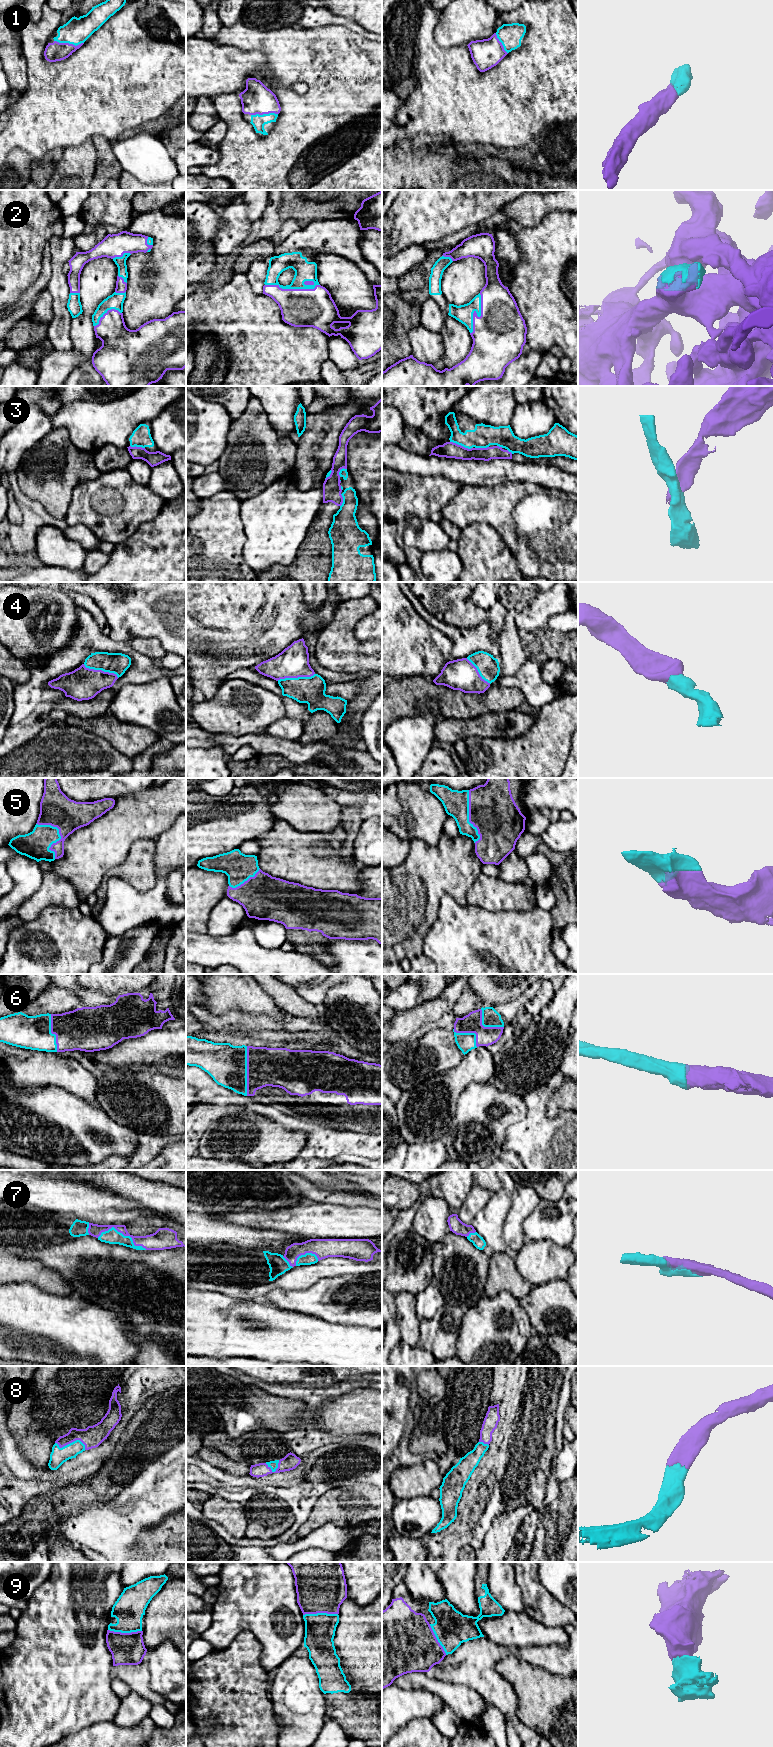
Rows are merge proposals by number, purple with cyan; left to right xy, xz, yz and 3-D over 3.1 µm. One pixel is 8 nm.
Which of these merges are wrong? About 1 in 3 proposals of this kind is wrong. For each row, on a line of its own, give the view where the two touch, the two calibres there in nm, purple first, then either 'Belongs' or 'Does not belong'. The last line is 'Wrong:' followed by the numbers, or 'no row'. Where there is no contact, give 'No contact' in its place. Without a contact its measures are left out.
1: Touches purple in xy. Thickness 150 nm (purple) against 200 nm. Belongs
2: Touches purple in xz. Thickness 300 nm (purple) against 160 nm. Belongs
3: Touches purple in yz. Thickness 130 nm (purple) against 180 nm. Does not belong
4: Touches purple in xz. Thickness 260 nm (purple) against 220 nm. Belongs
5: Touches purple in xy. Thickness 280 nm (purple) against 220 nm. Belongs
6: Touches purple in xz. Thickness 320 nm (purple) against 320 nm. Belongs
7: Touches purple in xy. Thickness 130 nm (purple) against 120 nm. Belongs
8: Touches purple in xy. Thickness 170 nm (purple) against 140 nm. Belongs
9: Touches purple in xz. Thickness 400 nm (purple) against 240 nm. Belongs
Wrong: 3

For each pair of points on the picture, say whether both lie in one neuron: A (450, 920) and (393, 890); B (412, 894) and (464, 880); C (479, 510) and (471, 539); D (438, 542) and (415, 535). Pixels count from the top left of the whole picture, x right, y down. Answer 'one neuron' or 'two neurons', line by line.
A: two neurons
B: one neuron
C: two neurons
D: one neuron

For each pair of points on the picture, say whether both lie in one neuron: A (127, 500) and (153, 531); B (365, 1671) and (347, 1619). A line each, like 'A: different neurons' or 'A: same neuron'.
A: different neurons
B: same neuron

